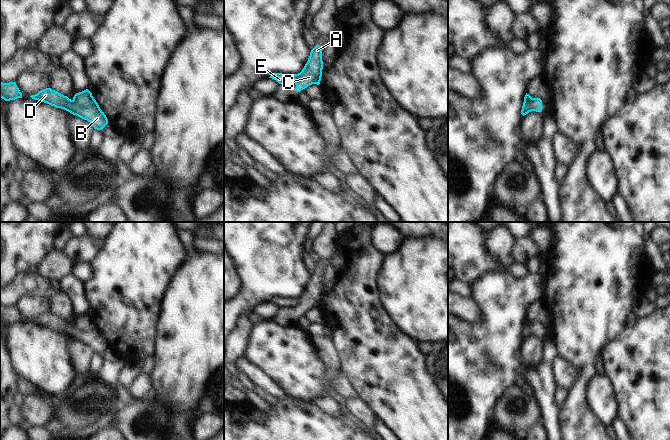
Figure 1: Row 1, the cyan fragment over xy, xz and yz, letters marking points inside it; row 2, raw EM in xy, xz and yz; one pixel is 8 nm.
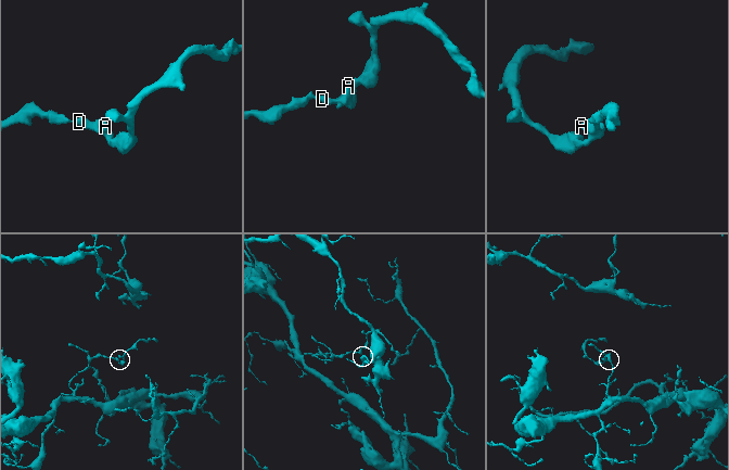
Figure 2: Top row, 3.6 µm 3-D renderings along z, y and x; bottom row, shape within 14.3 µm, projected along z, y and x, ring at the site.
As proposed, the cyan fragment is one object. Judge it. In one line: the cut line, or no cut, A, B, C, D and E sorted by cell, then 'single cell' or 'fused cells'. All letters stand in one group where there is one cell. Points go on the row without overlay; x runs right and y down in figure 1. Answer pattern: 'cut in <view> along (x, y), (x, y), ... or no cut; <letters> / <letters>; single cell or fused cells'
no cut; A B C D E; single cell

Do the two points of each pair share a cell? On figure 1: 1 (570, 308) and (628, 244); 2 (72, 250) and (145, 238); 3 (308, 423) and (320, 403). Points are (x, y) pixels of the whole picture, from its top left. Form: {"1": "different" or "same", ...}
{"1": "same", "2": "different", "3": "different"}

